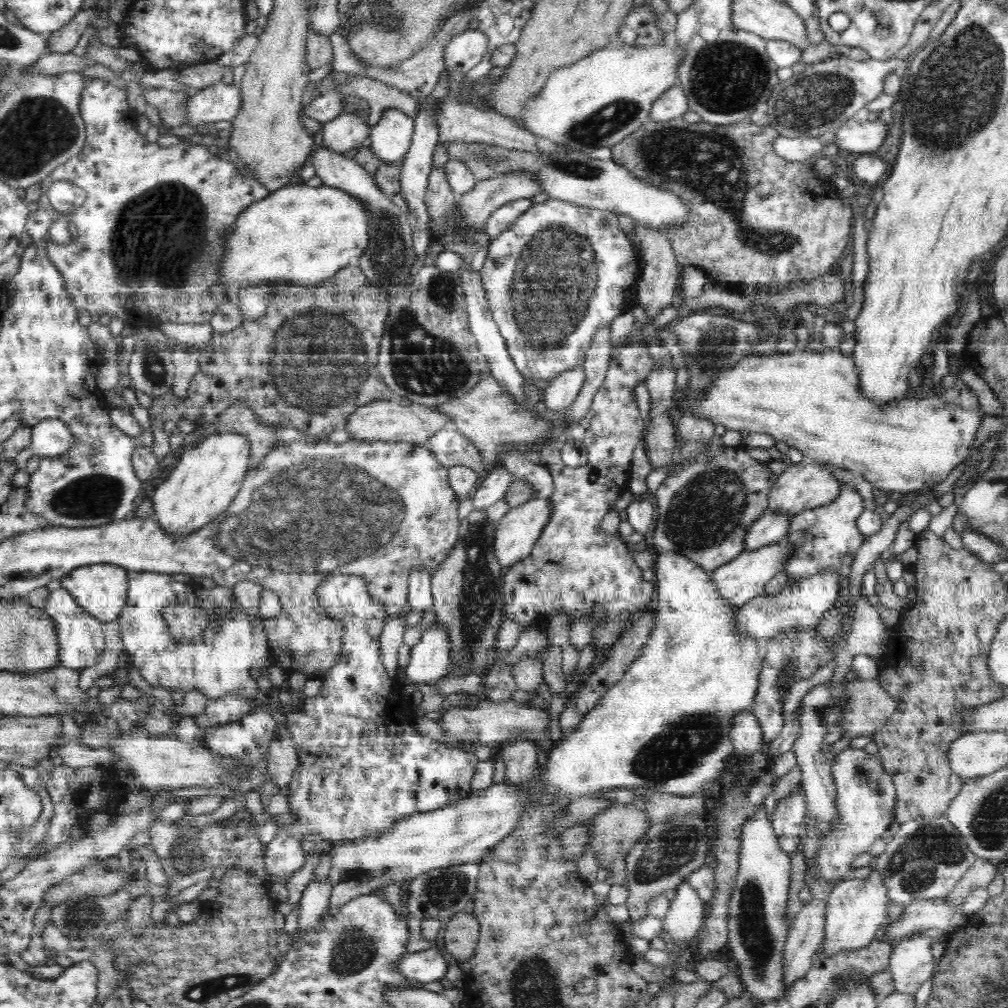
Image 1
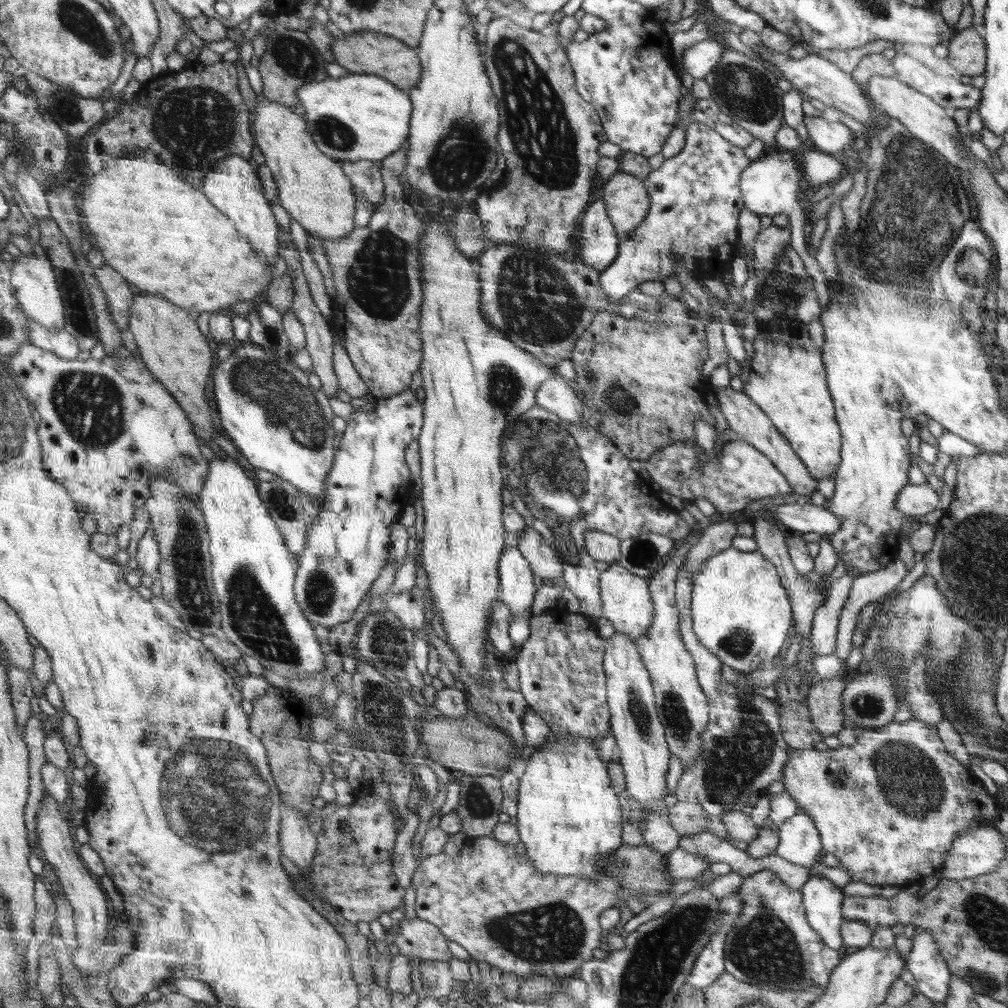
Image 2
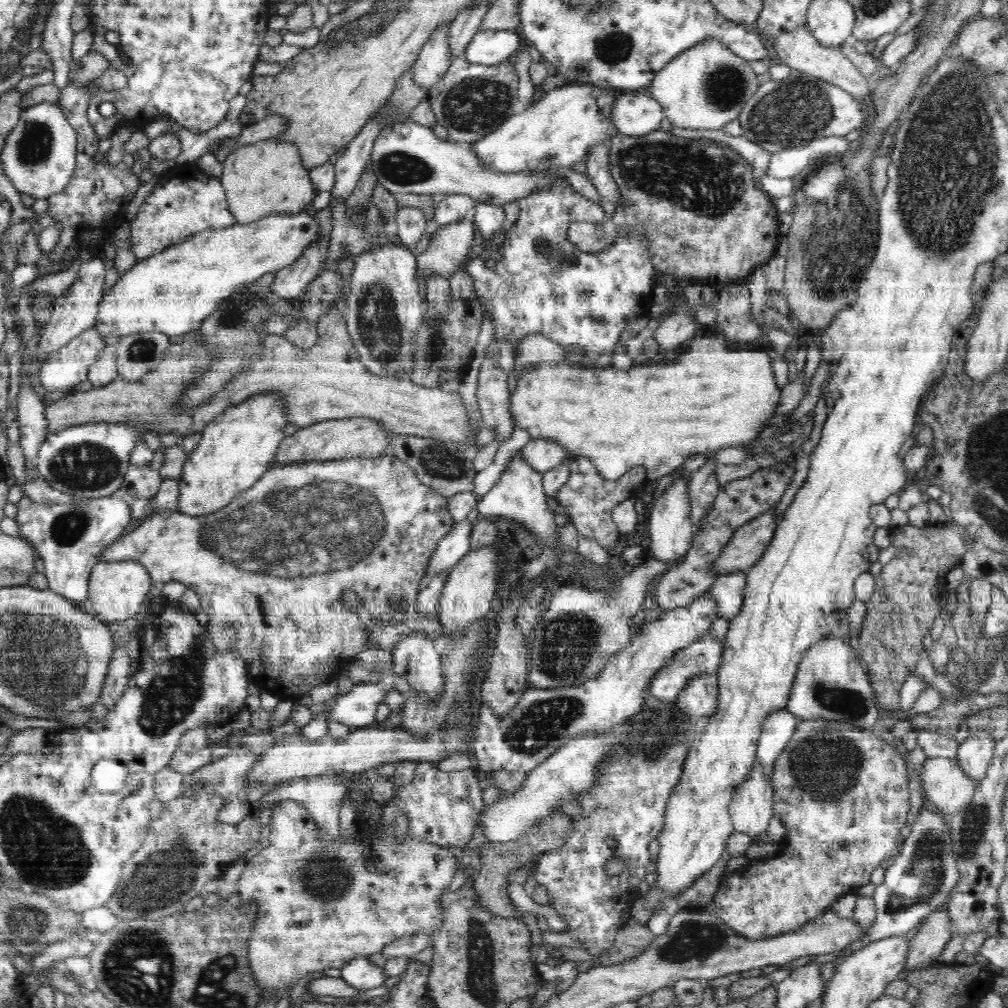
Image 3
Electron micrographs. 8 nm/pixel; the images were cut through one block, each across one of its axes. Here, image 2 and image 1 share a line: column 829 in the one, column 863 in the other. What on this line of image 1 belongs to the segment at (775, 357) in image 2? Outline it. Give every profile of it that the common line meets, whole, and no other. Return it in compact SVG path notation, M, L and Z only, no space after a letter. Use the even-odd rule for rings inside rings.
M840 345L824 348L822 352L794 350L785 354L776 354L768 348L744 362L744 366L726 370L712 384L704 400L698 406L692 406L692 409L696 417L711 418L714 426L721 424L726 430L770 434L776 441L782 440L789 447L797 448L809 460L828 462L861 475L880 490L896 496L915 494L930 490L969 458L972 446L976 446L976 438L980 438L980 430L984 430L984 422L988 422L989 415L982 410L976 393L968 389L967 382L960 379L956 370L949 369L944 370L944 374L936 374L932 368L933 354L926 349L916 364L916 374L908 373L908 388L903 397L886 405L876 403L868 399L866 393L862 393L854 354L841 350Z

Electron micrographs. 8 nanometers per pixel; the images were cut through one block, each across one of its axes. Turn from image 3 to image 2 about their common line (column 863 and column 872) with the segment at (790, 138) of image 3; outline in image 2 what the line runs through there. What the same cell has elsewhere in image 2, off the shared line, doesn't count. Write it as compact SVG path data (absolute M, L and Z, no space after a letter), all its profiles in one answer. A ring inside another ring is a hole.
M764 44L750 47L763 60L775 65L782 72L782 75L784 75L783 78L790 81L793 89L802 92L807 99L816 99L824 103L827 108L839 110L842 114L847 114L850 118L866 126L874 122L870 104L868 104L864 92L860 90L860 86L856 84L853 78L850 78L850 74L842 72L832 62L828 62L828 60L824 60L820 55L815 54L809 54L802 59L790 58L788 53L780 52L780 54L776 54L776 52L770 52Z

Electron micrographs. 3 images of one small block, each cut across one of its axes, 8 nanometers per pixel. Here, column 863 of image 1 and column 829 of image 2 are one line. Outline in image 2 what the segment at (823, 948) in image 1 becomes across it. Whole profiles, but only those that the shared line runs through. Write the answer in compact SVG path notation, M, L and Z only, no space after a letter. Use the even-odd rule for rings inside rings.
M812 874L804 886L800 888L802 898L804 898L804 907L806 918L809 925L824 939L826 946L838 950L842 944L842 935L840 935L840 926L845 918L842 916L842 900L844 900L843 891L837 887L831 880L828 880L824 874Z

